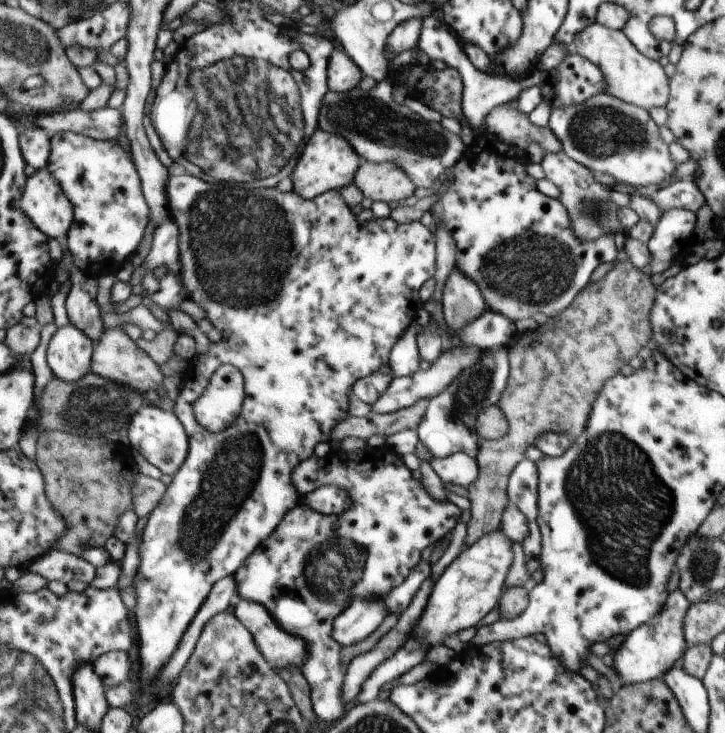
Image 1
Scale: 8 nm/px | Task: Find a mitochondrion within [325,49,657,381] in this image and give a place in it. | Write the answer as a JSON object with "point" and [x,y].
{"point":[532,271]}

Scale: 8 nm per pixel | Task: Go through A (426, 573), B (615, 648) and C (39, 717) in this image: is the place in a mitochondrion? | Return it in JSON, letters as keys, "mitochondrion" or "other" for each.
{"A":"other","B":"other","C":"mitochondrion"}

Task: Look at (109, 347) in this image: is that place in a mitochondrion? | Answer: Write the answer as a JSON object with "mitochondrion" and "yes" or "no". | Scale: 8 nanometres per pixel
{"mitochondrion":"no"}

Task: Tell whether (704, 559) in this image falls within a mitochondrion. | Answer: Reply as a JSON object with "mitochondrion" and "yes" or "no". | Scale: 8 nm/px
{"mitochondrion":"yes"}

